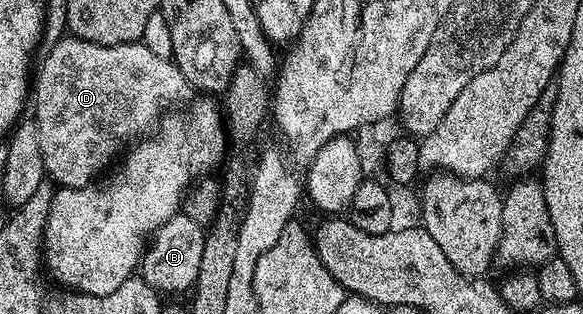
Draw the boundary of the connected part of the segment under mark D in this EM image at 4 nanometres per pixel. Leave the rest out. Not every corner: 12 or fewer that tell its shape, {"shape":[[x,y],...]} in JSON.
{"shape":[[64,36],[34,119],[47,177],[92,183],[192,95],[143,42]]}

